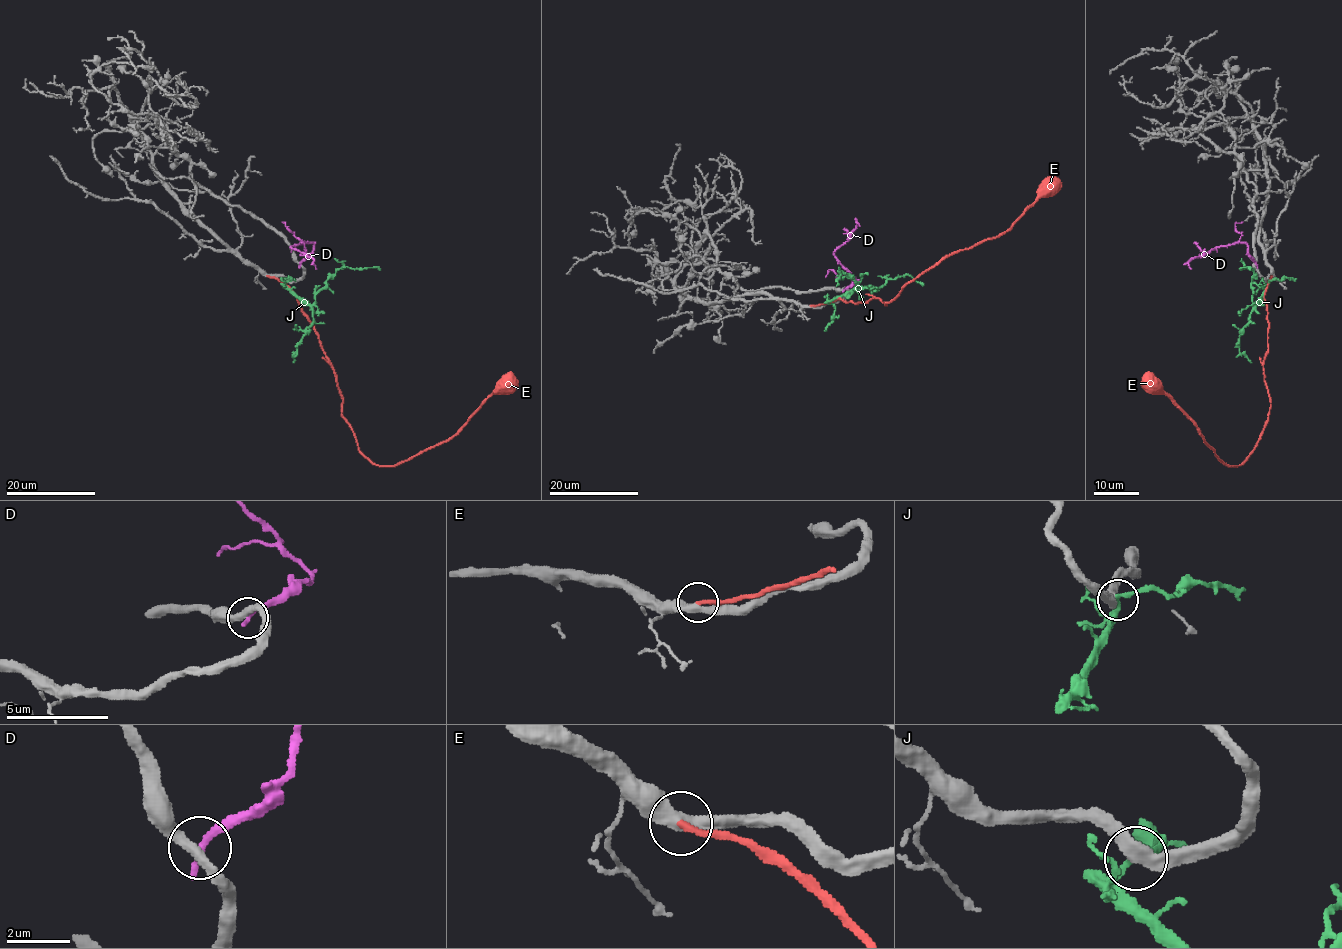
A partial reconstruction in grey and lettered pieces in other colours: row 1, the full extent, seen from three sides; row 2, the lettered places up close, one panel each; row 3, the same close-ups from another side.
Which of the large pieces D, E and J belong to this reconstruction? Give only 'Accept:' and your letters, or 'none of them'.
Accept: E

